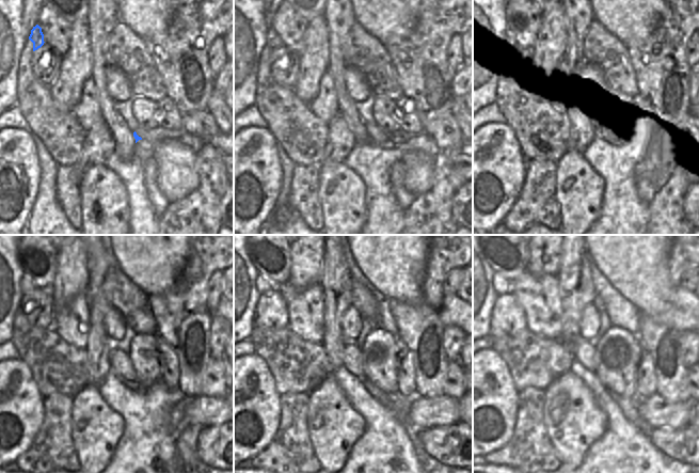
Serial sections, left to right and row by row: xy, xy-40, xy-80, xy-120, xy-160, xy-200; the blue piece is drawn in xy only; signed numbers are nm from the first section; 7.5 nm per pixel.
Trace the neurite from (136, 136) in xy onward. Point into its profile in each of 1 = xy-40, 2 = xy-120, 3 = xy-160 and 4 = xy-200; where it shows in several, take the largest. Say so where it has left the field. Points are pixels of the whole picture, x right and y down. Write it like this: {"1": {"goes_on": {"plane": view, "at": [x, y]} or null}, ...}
{"1": {"goes_on": {"plane": "xy-40", "at": [376, 136]}}, "2": {"goes_on": {"plane": "xy-120", "at": [121, 365]}}, "3": {"goes_on": {"plane": "xy-160", "at": [352, 359]}}, "4": {"goes_on": {"plane": "xy-200", "at": [583, 351]}}}

